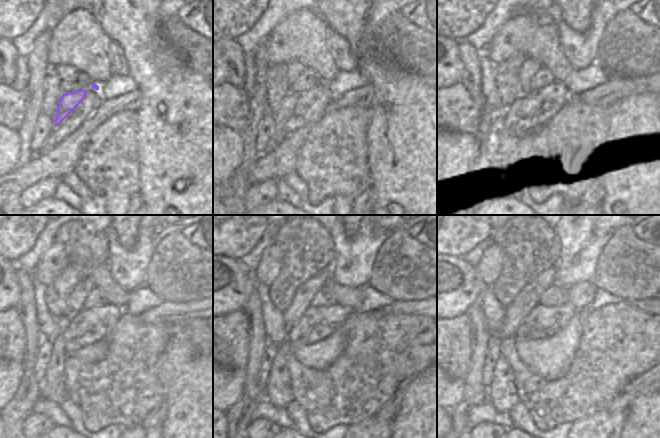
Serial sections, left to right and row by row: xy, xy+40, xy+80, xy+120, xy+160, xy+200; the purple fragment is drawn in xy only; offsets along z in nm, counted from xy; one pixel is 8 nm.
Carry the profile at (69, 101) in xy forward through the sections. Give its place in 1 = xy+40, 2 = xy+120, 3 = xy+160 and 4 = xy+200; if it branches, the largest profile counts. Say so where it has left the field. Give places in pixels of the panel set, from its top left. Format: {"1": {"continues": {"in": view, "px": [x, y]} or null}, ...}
{"1": {"continues": {"in": "xy+40", "px": [288, 104]}}, "2": {"continues": {"in": "xy+120", "px": [53, 385]}}, "3": {"continues": {"in": "xy+160", "px": [277, 390]}}, "4": {"continues": {"in": "xy+200", "px": [502, 394]}}}

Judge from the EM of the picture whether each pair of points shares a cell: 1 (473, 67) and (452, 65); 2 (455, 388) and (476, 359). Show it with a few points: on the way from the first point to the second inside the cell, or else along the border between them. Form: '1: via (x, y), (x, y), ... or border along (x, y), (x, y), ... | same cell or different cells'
1: border along (458, 43), (458, 54), (464, 67), (459, 81) | different cells
2: border along (465, 380), (462, 401) | different cells

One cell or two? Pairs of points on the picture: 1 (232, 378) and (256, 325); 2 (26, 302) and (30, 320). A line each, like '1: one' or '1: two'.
1: two
2: one

